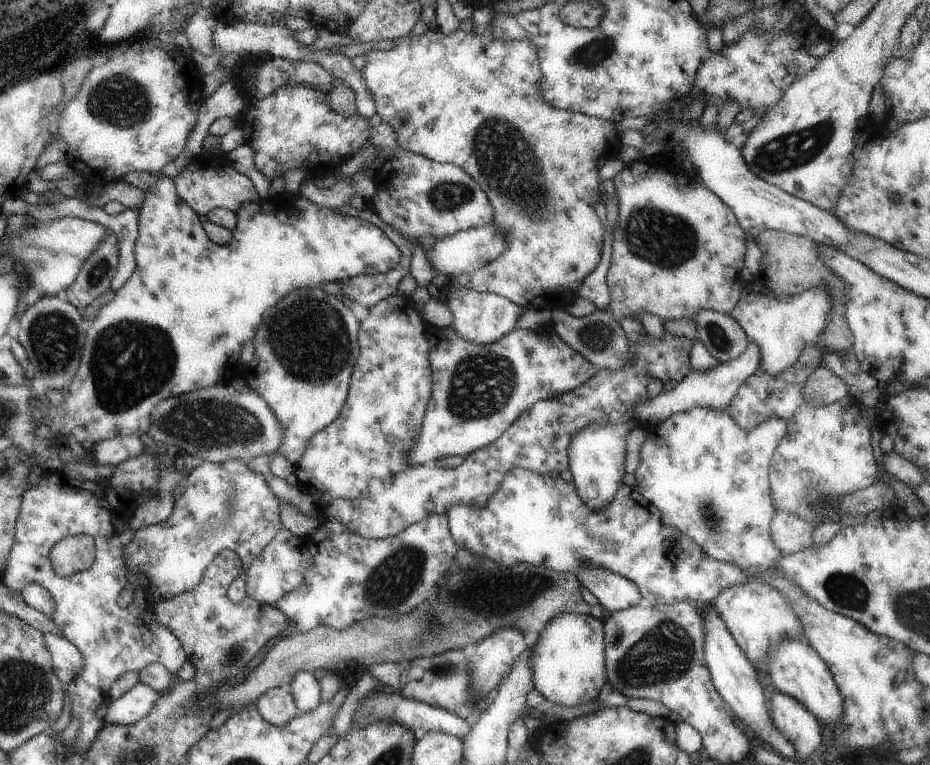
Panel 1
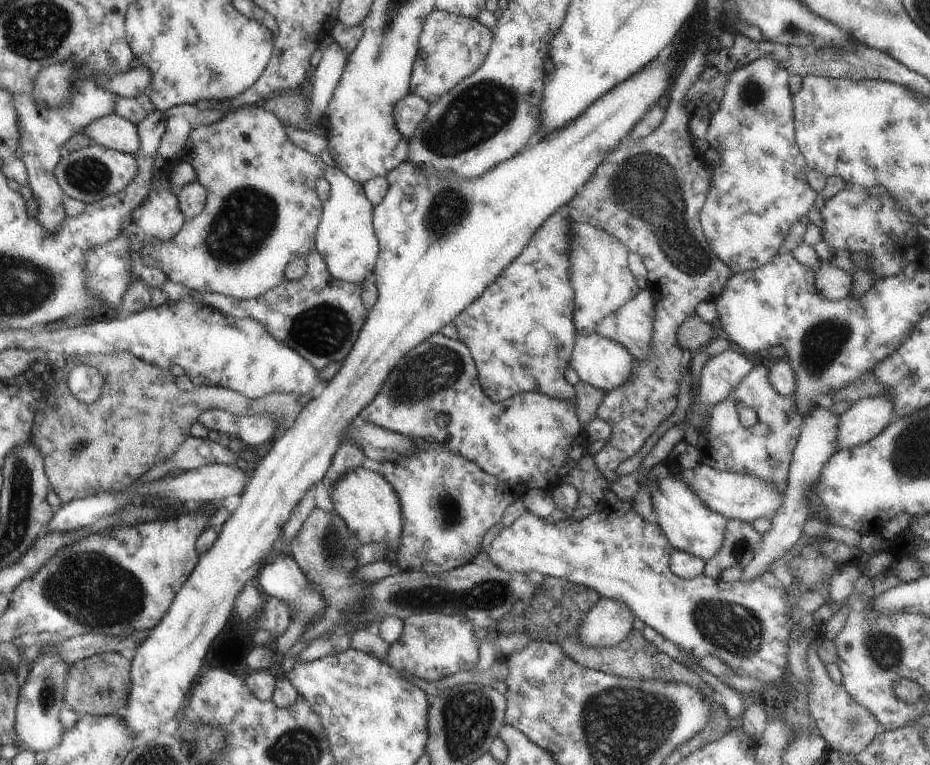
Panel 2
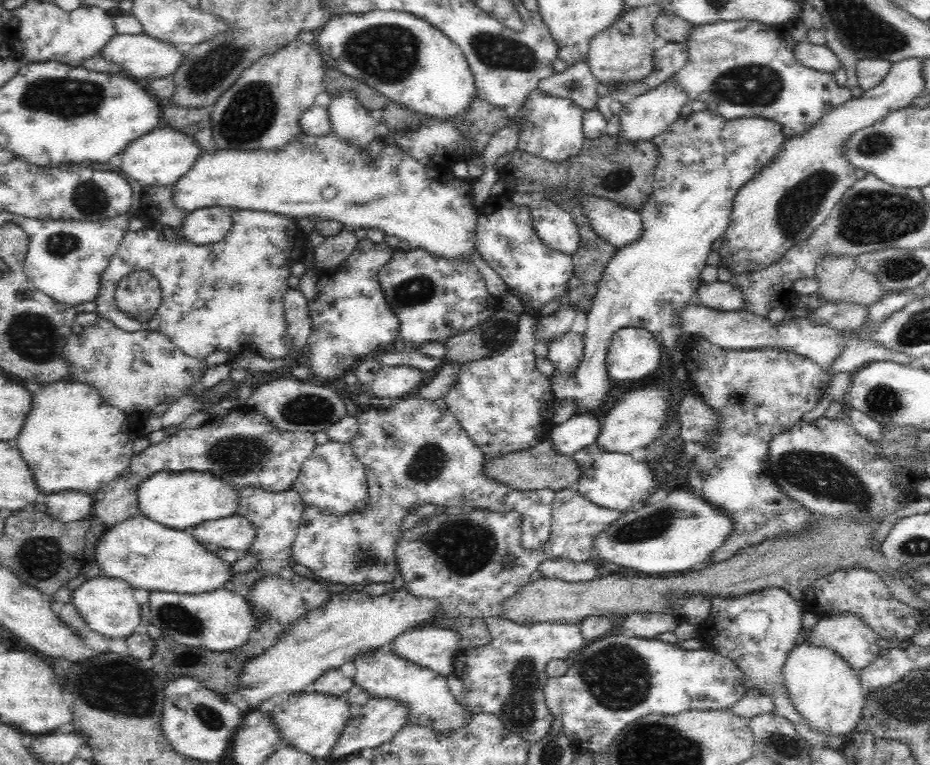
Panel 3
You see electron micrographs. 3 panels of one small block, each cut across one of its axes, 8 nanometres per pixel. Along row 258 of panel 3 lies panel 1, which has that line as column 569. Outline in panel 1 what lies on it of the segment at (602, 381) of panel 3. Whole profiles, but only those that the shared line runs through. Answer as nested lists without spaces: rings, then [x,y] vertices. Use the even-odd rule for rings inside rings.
[[[561,612],[557,618],[549,620],[541,634],[533,640],[535,646],[529,660],[533,690],[537,690],[545,700],[561,706],[591,702],[601,690],[607,690],[603,626],[605,622],[591,614],[579,616],[573,612]]]

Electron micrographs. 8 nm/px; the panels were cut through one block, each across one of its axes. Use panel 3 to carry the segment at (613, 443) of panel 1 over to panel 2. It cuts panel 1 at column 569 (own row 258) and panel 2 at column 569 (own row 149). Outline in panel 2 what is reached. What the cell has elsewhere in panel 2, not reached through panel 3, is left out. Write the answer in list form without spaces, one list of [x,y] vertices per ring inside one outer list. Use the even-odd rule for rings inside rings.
[[[553,214],[547,218],[521,254],[509,262],[509,266],[503,268],[503,272],[481,292],[481,296],[465,306],[465,310],[461,310],[461,314],[457,314],[457,318],[451,322],[451,326],[457,328],[457,340],[463,342],[471,352],[481,392],[493,402],[505,402],[511,396],[525,392],[539,392],[565,402],[575,400],[575,388],[563,380],[563,372],[565,366],[569,366],[569,356],[577,338],[577,328],[573,324],[573,290],[567,274],[567,228],[569,226],[563,216]]]

